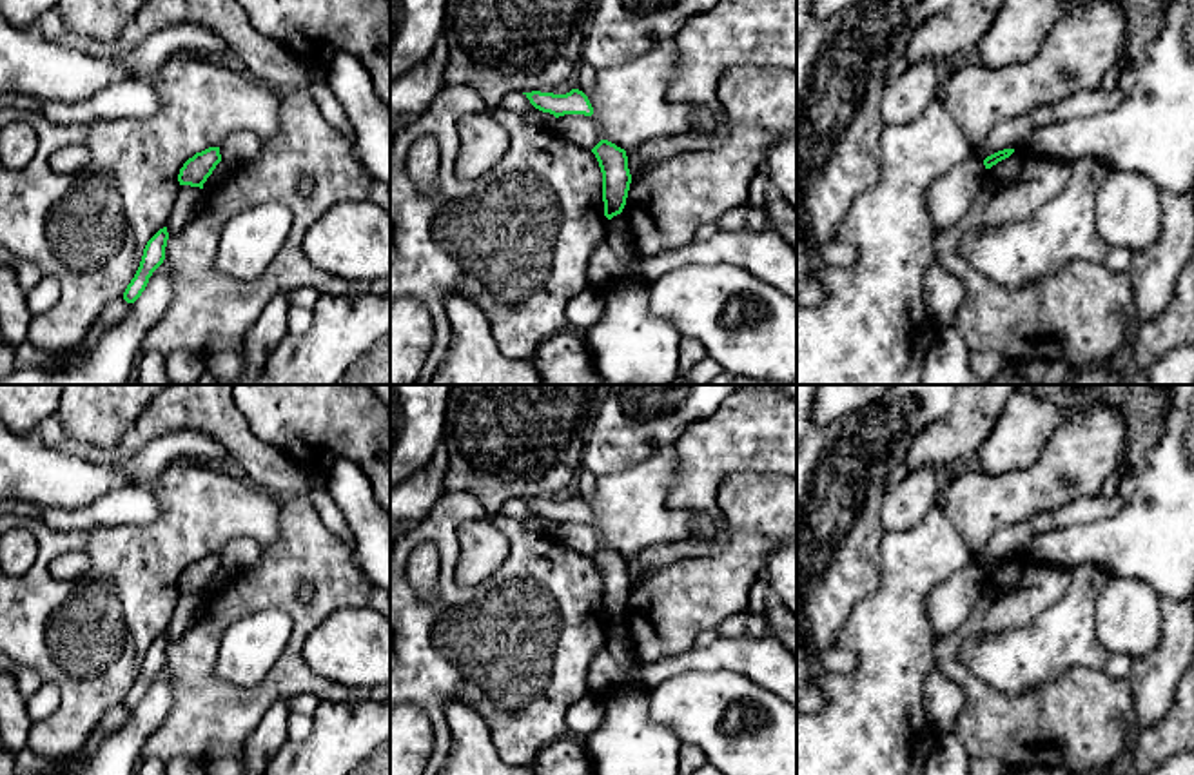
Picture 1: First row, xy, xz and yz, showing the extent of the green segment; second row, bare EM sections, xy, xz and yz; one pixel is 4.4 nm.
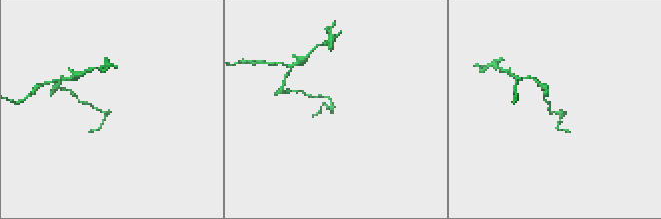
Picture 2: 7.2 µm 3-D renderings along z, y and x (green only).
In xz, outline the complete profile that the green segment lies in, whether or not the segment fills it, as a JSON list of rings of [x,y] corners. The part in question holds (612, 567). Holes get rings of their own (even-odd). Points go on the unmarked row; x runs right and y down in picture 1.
[[[601,546],[592,559],[595,561],[602,579],[604,623],[612,626],[621,621],[626,612],[631,590],[628,563],[624,555],[608,546]]]

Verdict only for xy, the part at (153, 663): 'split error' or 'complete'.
complete

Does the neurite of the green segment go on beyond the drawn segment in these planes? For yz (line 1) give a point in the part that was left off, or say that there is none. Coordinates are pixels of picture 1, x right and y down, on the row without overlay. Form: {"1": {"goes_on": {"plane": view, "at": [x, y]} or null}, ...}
{"1": {"goes_on": null}}

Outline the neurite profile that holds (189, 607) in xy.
[[[180,592],[172,619],[165,630],[169,643],[183,635],[200,617],[205,597],[200,594]]]

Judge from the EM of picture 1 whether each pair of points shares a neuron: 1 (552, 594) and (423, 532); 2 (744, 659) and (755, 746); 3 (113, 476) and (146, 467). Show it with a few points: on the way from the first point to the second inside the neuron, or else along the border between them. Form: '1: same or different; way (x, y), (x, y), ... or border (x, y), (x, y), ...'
1: same; way (512, 594), (463, 594), (449, 579), (449, 563)
2: different; border (704, 670), (735, 670), (777, 697)
3: different; border (115, 467), (135, 483)

